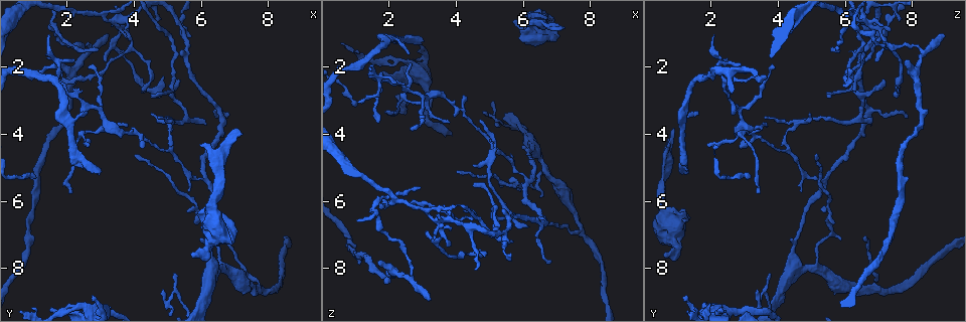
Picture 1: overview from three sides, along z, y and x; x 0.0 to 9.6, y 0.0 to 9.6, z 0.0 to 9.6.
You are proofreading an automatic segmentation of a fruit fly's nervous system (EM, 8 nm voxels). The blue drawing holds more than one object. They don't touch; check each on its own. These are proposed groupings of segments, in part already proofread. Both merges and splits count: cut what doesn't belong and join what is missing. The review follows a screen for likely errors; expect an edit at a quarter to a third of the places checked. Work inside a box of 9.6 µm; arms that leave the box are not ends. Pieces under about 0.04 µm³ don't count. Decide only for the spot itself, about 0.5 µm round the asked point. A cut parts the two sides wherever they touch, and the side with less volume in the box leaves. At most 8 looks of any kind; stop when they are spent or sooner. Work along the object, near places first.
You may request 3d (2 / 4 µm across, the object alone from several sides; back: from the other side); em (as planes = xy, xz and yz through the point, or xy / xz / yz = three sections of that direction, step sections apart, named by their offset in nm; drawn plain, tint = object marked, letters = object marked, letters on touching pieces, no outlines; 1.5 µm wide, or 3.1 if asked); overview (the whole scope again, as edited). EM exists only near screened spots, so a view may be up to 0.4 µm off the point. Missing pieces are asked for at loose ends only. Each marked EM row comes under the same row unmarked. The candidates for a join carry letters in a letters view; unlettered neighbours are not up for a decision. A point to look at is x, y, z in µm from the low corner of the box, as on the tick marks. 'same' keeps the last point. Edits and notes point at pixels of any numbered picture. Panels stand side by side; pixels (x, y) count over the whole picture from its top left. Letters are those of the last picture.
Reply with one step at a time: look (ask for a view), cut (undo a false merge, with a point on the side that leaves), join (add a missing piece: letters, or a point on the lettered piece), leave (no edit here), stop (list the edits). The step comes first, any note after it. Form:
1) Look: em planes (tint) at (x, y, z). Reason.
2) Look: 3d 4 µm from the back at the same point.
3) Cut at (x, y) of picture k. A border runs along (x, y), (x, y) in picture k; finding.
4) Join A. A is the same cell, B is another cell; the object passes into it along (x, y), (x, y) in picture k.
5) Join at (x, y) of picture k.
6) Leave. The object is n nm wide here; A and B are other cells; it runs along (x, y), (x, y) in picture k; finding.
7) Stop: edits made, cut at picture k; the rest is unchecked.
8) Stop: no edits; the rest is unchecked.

Look: em planes (letters) at (7.30, 4.00, 0.90). Branch stops here.

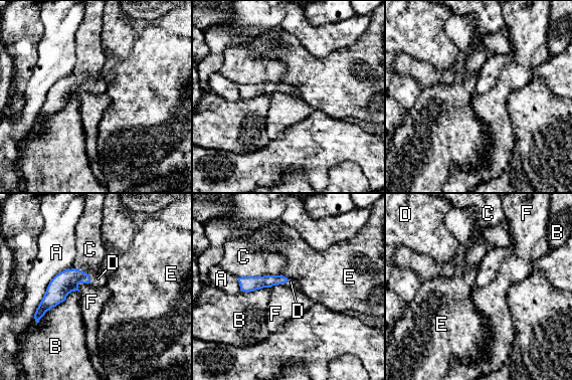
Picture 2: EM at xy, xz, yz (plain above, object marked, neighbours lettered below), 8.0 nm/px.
Join D. D is the same cell, A, B, C, E and F are other cells; the object passes into it along (64, 282), (89, 278), (98, 278) in picture 2; it goes on there.

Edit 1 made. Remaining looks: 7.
Look: em planes (tint) at (2.20, 1.80, 2.55). An open end.

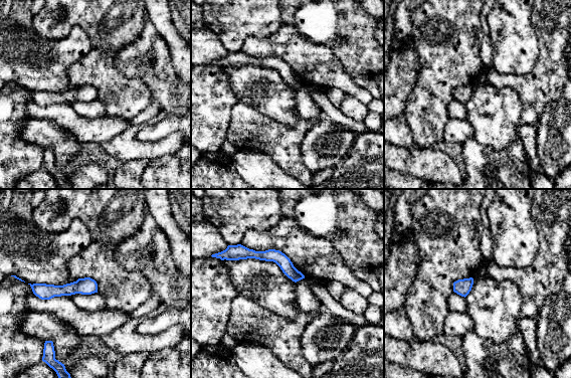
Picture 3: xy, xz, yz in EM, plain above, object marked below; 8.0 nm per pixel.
Look: em planes (letters) at the same point. What lies round it.

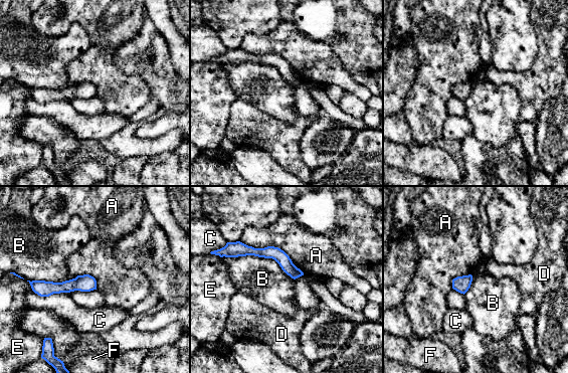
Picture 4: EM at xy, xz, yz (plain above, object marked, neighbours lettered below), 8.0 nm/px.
Leave. A, B, C, D, E and F are other cells; it runs along (247, 251), (274, 252), (299, 273) in picture 4; none of them fits.

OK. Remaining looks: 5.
Look: 3d 4 µm at (5.35, 2.35, 7.20).

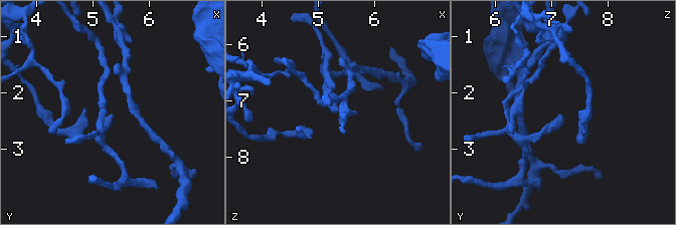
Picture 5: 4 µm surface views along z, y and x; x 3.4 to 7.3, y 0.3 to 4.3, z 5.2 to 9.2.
Look: em yz step 8 (letters) at (5.35, 2.40, 7.15).

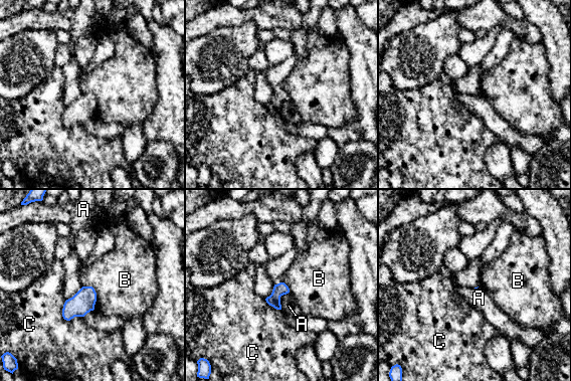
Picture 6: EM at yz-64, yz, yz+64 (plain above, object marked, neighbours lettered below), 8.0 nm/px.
Look: em xy step 8 (letters) at the same point. Cut it another way.

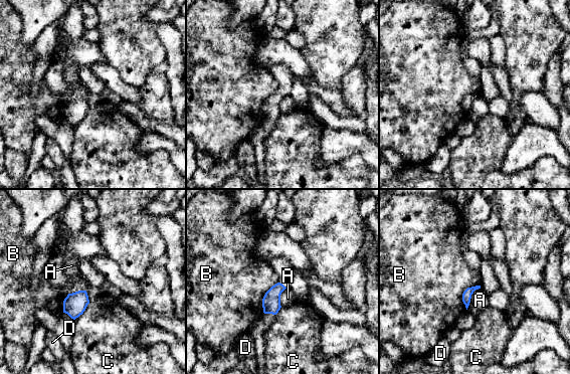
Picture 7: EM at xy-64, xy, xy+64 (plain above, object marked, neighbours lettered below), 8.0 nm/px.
Leave. A, B, C and D are other cells; a border runs along (68, 293), (84, 291), (89, 302) in picture 7; none of them fits.

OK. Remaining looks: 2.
Stop: edits made, join at picture 2; the rest is unchecked.

